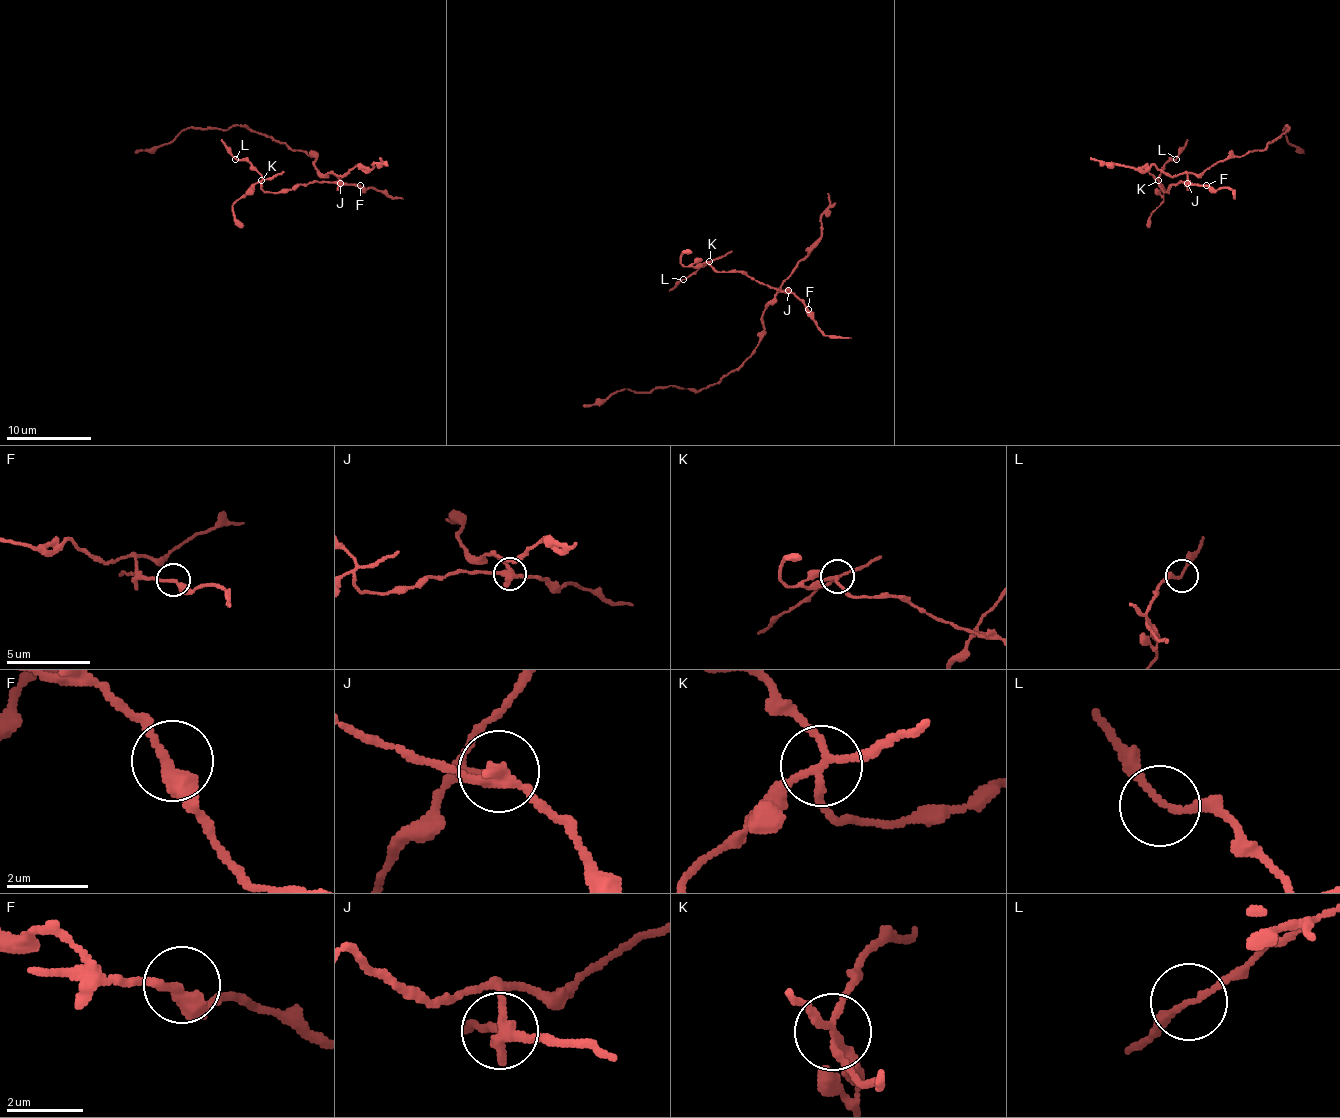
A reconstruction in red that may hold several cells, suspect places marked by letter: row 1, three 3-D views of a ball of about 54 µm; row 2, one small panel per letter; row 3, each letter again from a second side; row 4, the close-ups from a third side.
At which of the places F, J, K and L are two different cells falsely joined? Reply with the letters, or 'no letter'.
J, K

